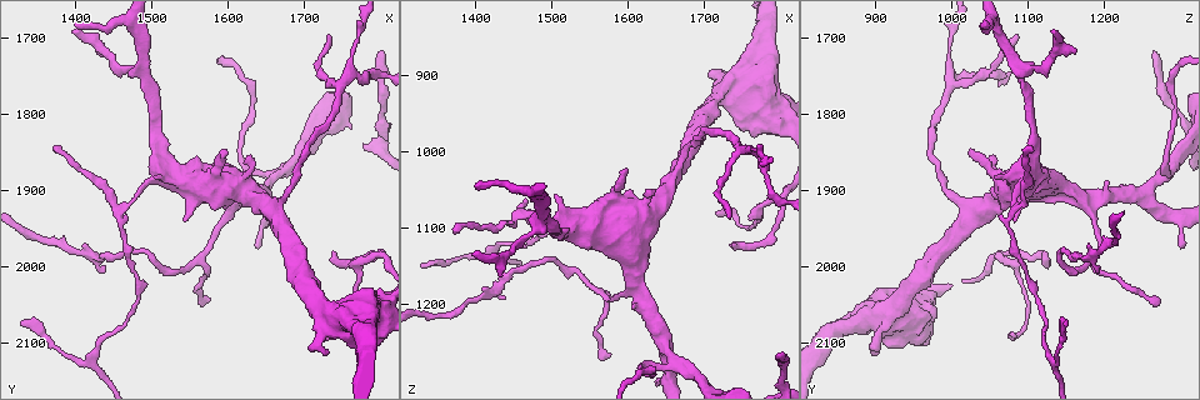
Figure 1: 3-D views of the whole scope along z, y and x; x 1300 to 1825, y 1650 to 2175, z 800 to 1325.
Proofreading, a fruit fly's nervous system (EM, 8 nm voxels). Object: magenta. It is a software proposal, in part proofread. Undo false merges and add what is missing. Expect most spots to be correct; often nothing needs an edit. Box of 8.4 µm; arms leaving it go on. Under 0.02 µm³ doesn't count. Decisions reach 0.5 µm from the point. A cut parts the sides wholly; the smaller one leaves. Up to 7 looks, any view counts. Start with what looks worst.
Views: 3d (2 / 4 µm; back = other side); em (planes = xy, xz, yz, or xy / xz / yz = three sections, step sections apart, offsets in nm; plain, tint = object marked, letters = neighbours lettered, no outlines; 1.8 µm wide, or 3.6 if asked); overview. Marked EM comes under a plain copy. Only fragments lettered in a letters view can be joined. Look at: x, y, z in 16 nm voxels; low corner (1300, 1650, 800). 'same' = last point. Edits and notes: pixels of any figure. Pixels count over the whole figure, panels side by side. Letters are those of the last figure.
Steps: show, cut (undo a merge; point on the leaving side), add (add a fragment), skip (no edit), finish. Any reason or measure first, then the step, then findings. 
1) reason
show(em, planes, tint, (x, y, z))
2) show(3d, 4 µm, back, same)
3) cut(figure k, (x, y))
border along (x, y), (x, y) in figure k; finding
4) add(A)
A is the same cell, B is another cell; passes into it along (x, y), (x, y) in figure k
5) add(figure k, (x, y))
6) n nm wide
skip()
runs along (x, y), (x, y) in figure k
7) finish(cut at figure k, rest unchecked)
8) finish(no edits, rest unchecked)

three arms meet
show(3d, 4 µm, back, (1645, 1905, 1250))

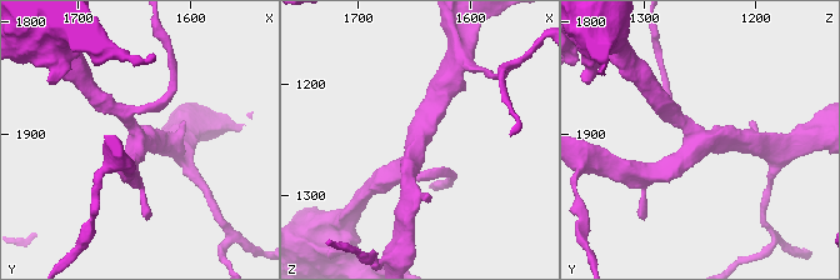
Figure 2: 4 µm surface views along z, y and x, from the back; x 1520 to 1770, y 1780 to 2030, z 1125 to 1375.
3 arms; arms of 200, 220, 300 nm; need the tissue
show(em, planes, letters, (1646, 1902, 1248))

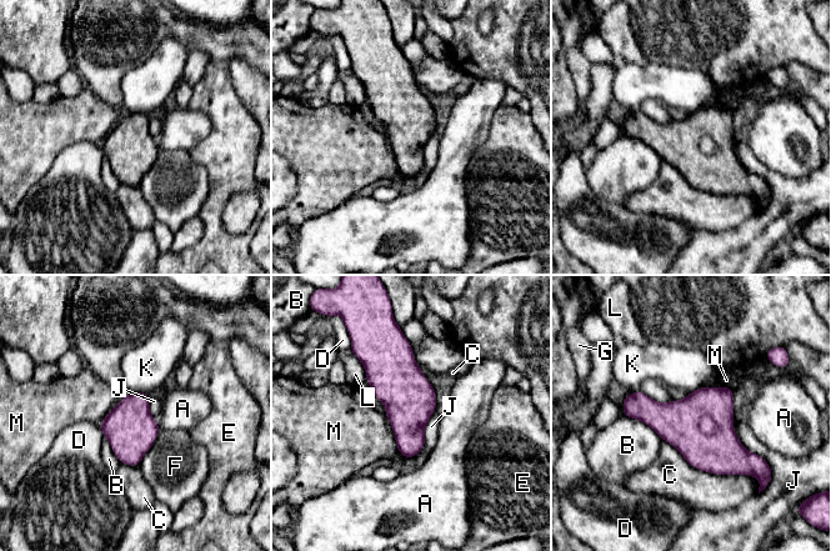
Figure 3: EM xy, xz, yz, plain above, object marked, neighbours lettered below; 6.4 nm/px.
skip()
A, B, C, D, E, F, G, J, K, L and M are other cells; continuous, no second neuron

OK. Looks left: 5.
side arm on a straight run
show(em, planes, letters, (1485, 1745, 1095))

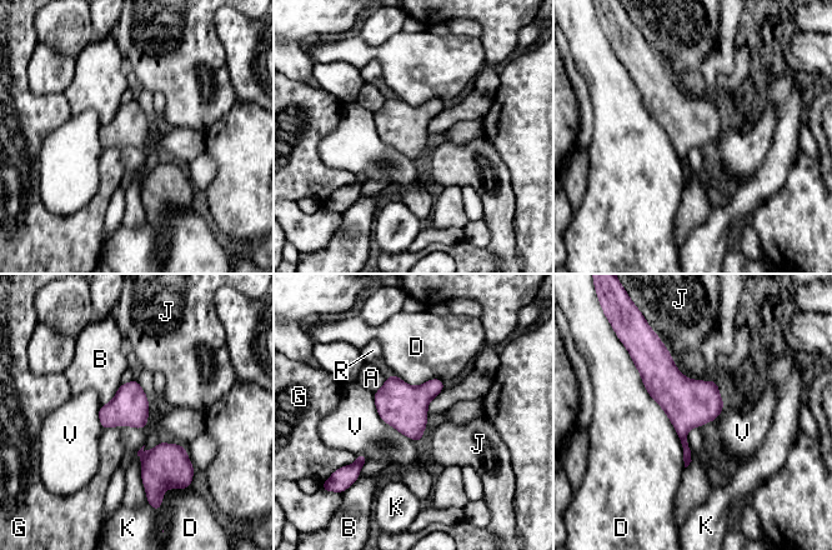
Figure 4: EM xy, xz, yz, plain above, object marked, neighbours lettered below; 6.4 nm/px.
240 nm wide
skip()
A, B, D, G, J, K, R and V are other cells; all the same neuron

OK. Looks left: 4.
branch stops here
show(3d, 4 µm, (1400, 1685, 1135))

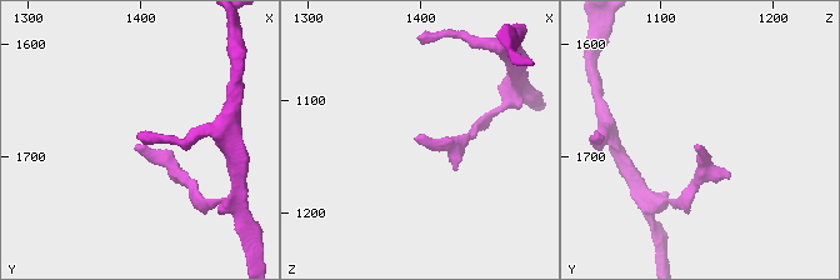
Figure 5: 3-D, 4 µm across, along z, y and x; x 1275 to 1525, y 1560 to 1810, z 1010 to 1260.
show(em, xz, step 8, tint, (1398, 1692, 1132))

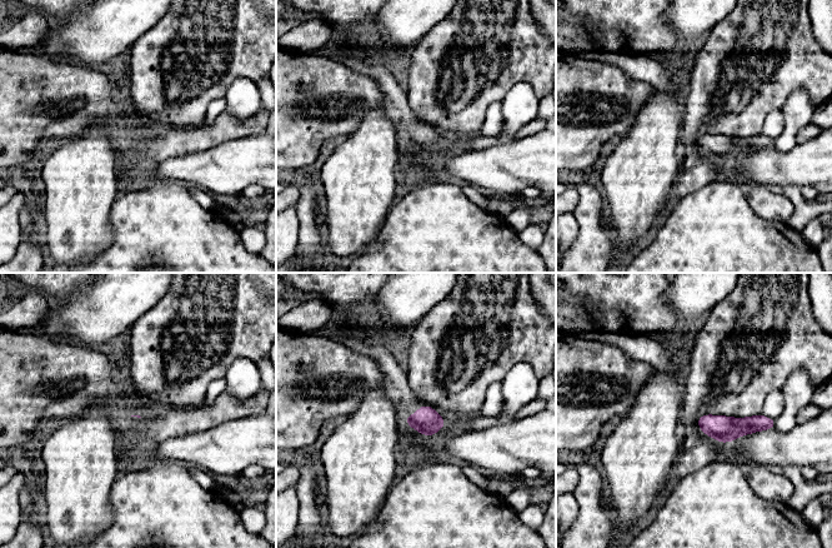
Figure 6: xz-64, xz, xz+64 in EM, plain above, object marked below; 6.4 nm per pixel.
show(em, planes, letters, same)

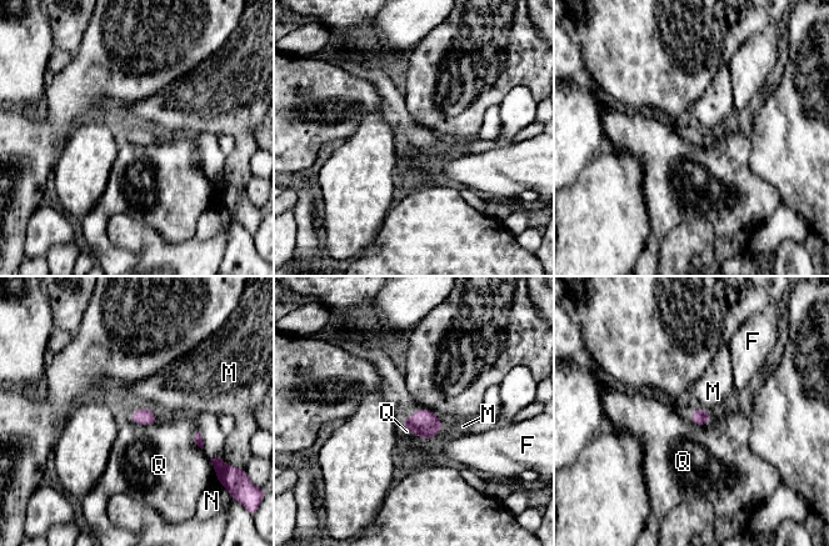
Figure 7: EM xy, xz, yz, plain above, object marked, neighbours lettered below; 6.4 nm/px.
Q touches over 180 nm
skip()
F, M, N and Q are other cells; border along (159, 420), (145, 425), (133, 421) in figure 7; none of them fits

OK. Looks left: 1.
finish(no edits, rest unchecked)

